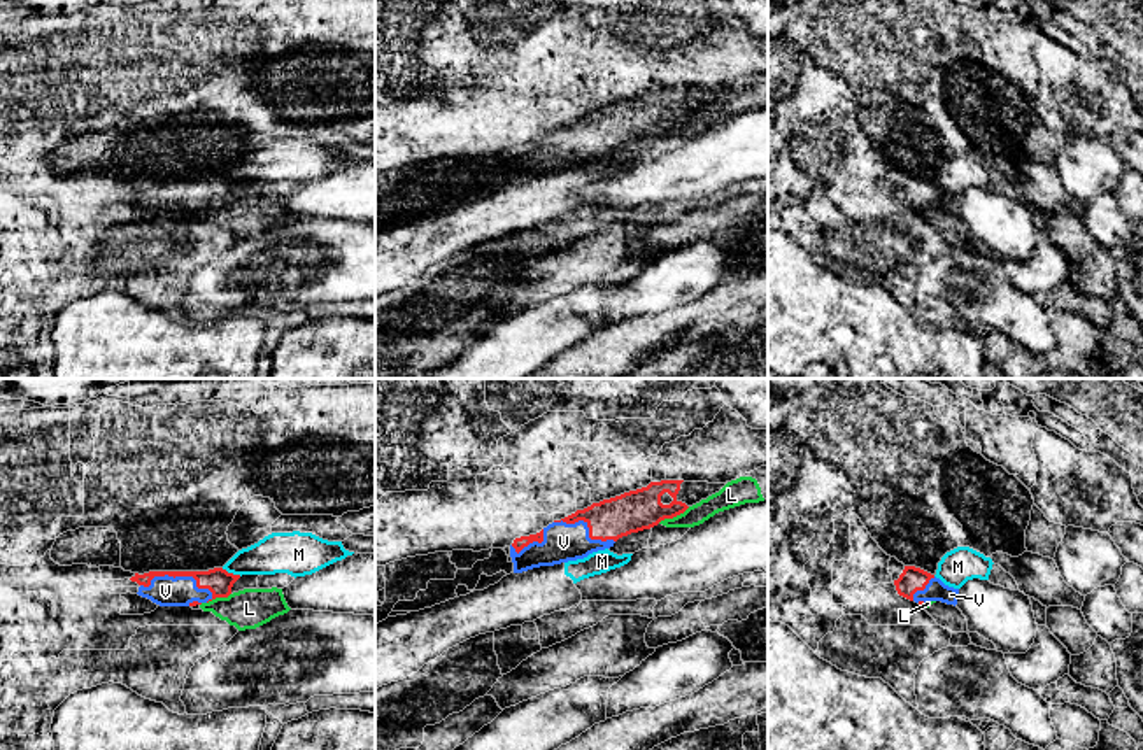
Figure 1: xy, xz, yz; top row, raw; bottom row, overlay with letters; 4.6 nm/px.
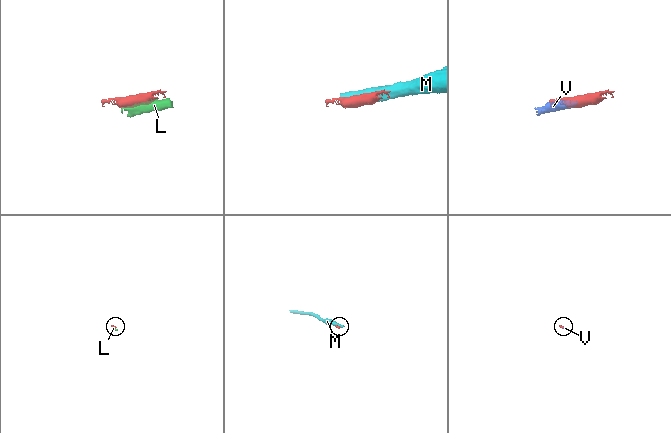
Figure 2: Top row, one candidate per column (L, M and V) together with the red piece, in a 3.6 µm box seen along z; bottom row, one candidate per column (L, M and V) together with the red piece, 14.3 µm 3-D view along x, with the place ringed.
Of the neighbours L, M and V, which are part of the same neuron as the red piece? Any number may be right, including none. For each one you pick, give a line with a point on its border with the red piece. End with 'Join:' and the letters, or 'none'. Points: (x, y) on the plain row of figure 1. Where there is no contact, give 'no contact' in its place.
V: meets red in xy at (179, 183)
Join: V

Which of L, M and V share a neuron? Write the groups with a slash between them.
L / M / V

